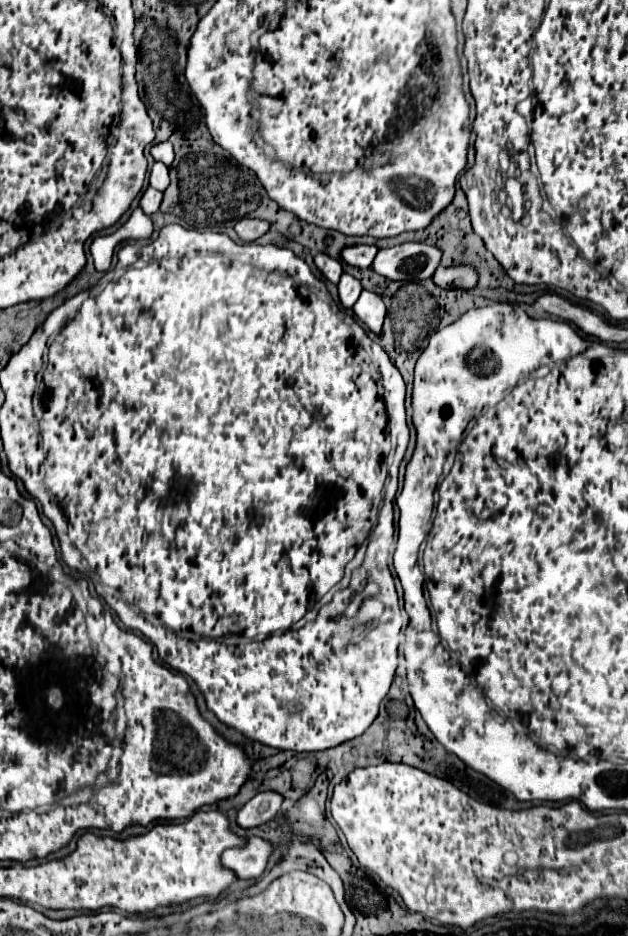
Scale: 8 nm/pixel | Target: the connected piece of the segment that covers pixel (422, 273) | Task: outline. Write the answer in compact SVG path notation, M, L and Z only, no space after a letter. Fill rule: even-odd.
M403 243L381 249L373 261L373 269L393 281L431 279L441 263L441 249L425 243Z

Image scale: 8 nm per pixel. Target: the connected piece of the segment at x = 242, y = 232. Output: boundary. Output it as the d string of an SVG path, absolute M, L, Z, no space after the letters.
M241 219L237 225L235 225L235 231L239 235L239 239L243 241L257 241L261 235L265 235L267 231L271 229L271 223L263 221L263 219Z

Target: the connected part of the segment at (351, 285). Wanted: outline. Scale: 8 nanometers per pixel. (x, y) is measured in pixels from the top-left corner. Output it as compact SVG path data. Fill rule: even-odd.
M347 273L341 275L341 281L337 287L339 287L339 299L341 299L343 307L353 307L353 303L359 299L359 295L363 291L361 283L353 275L347 275Z

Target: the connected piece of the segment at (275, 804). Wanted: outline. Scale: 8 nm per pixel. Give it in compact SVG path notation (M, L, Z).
M277 791L257 793L251 801L247 801L237 815L237 823L241 827L257 827L279 815L285 797Z

